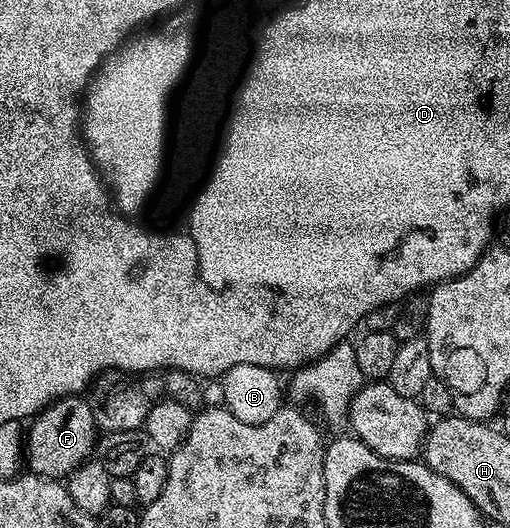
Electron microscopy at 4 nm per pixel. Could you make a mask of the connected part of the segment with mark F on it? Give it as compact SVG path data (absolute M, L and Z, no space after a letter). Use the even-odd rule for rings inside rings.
M81 395L60 397L28 422L24 438L24 460L28 472L36 477L68 478L84 461L94 456L93 444L96 441L99 441L99 430L88 400Z

